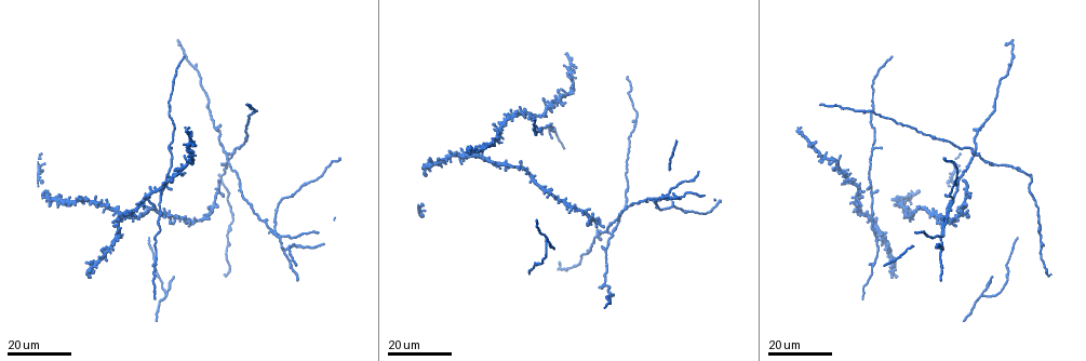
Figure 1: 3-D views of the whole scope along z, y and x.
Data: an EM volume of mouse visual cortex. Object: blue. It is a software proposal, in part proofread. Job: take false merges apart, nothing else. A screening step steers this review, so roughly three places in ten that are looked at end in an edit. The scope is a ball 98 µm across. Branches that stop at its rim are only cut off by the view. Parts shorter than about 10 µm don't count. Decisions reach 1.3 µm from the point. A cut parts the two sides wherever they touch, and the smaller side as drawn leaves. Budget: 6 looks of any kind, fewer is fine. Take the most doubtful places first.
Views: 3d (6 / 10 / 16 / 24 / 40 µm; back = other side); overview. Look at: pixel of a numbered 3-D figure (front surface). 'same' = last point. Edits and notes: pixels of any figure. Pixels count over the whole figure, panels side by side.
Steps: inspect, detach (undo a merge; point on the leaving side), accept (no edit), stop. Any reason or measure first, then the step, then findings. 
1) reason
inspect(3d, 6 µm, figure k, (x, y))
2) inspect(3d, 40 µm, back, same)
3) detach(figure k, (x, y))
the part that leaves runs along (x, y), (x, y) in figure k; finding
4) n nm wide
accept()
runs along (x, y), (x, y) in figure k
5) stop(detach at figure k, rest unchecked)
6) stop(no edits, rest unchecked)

side arm on a straight run
inspect(3d, 24 µm, figure 1, (944, 231))

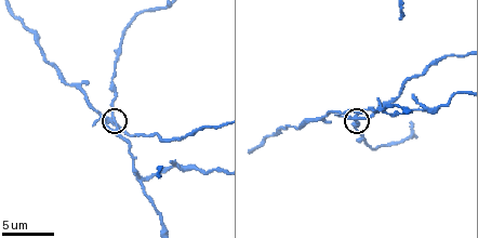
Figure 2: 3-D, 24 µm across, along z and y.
inspect(3d, 10 µm, figure 2, (110, 113))

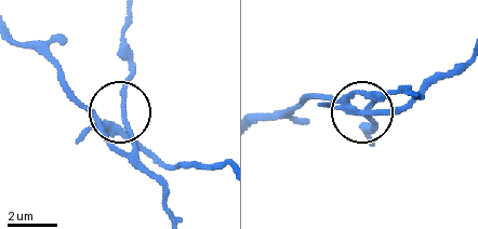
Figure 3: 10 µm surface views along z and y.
detach(figure 3, (380, 113))
the part that leaves runs along (349, 105), (410, 105), (465, 59) in figure 3; a second cell is stuck on

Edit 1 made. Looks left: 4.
inspect(overview)

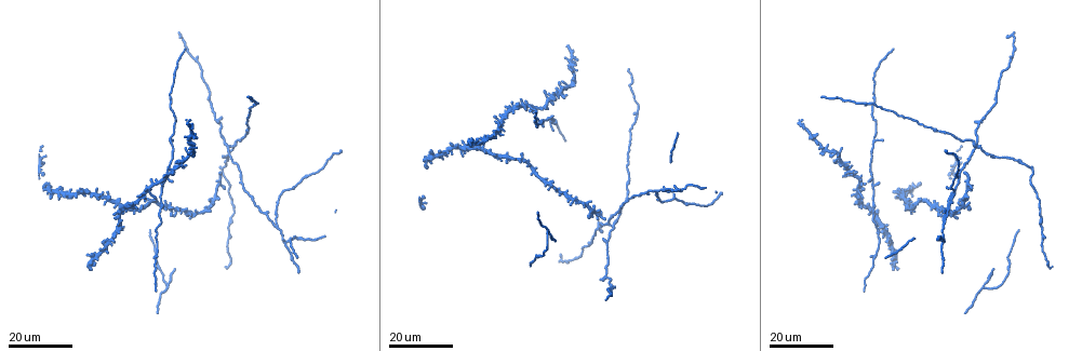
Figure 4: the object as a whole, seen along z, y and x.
three-way junction
inspect(3d, 24 µm, figure 4, (873, 179))

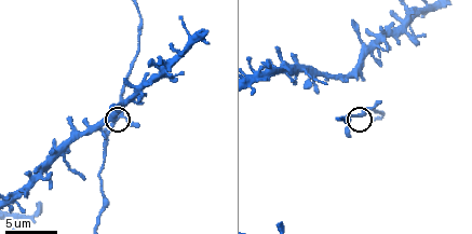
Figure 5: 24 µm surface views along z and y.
inspect(3d, 6 µm, figure 5, (119, 115))

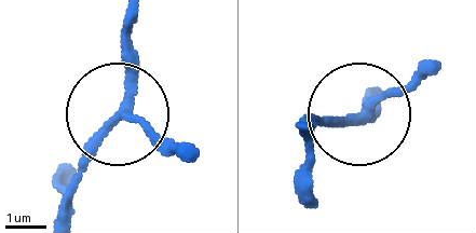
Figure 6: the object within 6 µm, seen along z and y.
accept()
one cell here

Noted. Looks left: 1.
stop(detach at figure 3, rest unchecked)

